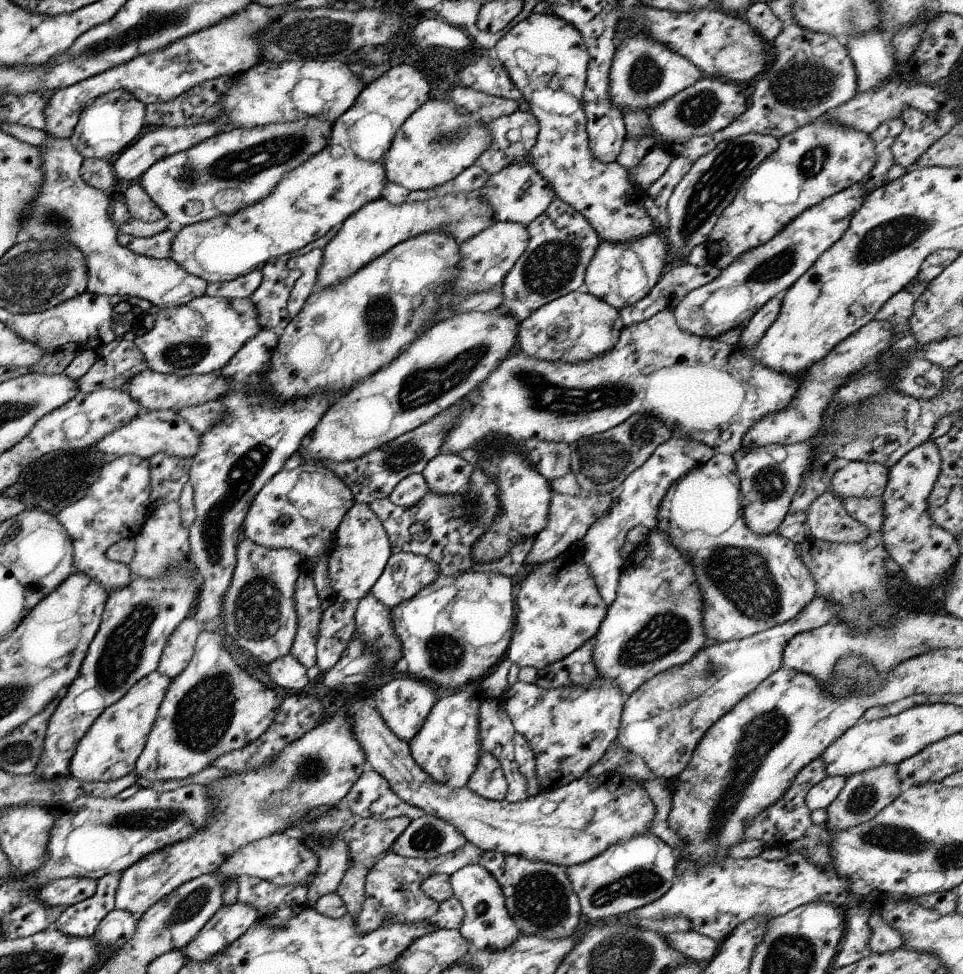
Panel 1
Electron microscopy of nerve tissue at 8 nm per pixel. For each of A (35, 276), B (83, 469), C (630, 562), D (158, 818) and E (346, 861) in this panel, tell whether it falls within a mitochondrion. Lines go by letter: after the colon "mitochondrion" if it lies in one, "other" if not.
A: mitochondrion
B: other
C: other
D: mitochondrion
E: other

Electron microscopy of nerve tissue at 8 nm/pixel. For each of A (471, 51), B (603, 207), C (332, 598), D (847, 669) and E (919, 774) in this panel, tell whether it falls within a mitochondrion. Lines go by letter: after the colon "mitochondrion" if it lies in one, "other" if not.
A: other
B: other
C: other
D: mitochondrion
E: other

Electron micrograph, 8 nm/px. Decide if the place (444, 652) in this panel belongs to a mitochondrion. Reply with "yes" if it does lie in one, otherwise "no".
yes

